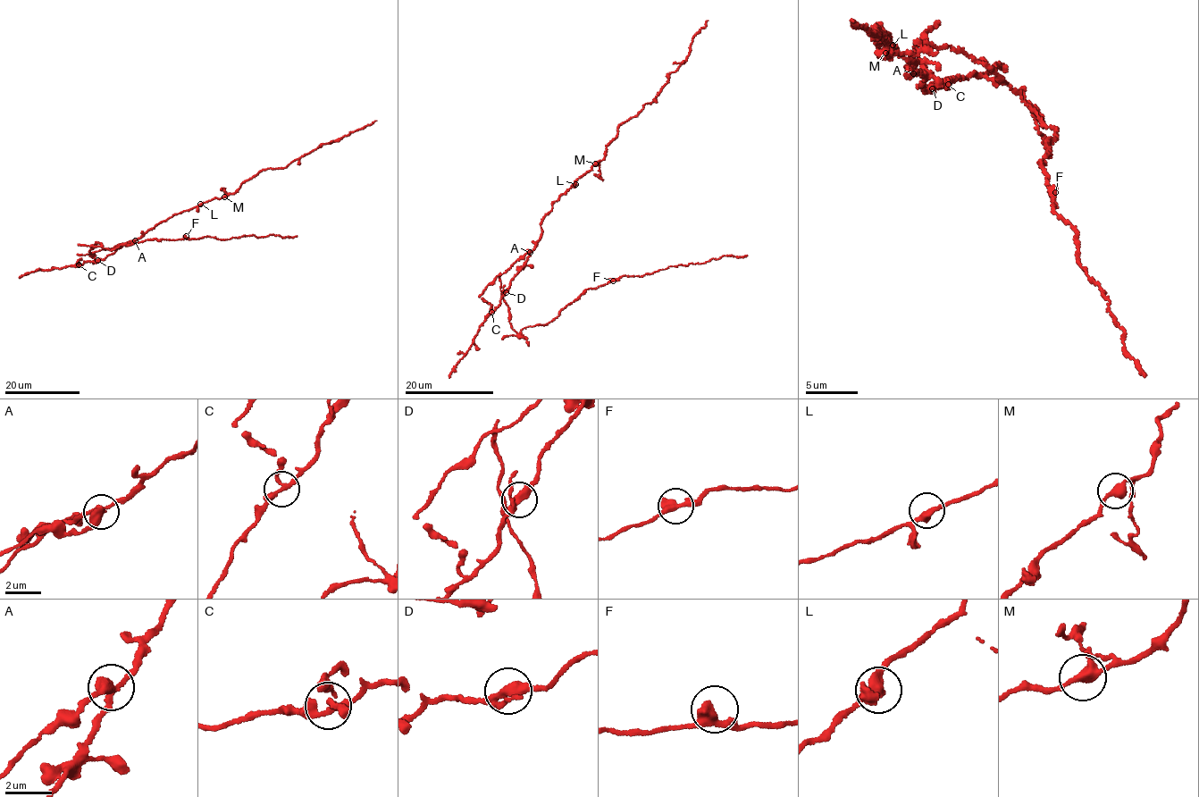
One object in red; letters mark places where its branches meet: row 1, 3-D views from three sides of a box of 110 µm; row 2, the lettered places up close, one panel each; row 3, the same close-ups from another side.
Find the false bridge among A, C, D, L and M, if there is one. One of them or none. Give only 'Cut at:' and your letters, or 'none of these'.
Cut at: A

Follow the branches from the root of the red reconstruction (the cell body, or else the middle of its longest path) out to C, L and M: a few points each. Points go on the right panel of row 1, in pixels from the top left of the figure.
C: (910, 72), (906, 75), (926, 74), (920, 81), (927, 90), (948, 84)
L: (910, 72), (906, 75), (909, 78), (917, 73), (916, 64), (887, 40), (889, 47), (892, 45)
M: (910, 72), (909, 78), (917, 73), (916, 64), (887, 40), (892, 48), (886, 44), (891, 50), (885, 53)

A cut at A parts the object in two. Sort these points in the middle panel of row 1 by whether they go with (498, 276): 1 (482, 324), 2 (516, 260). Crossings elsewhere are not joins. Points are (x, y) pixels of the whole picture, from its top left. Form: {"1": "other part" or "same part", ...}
{"1": "other part", "2": "same part"}

